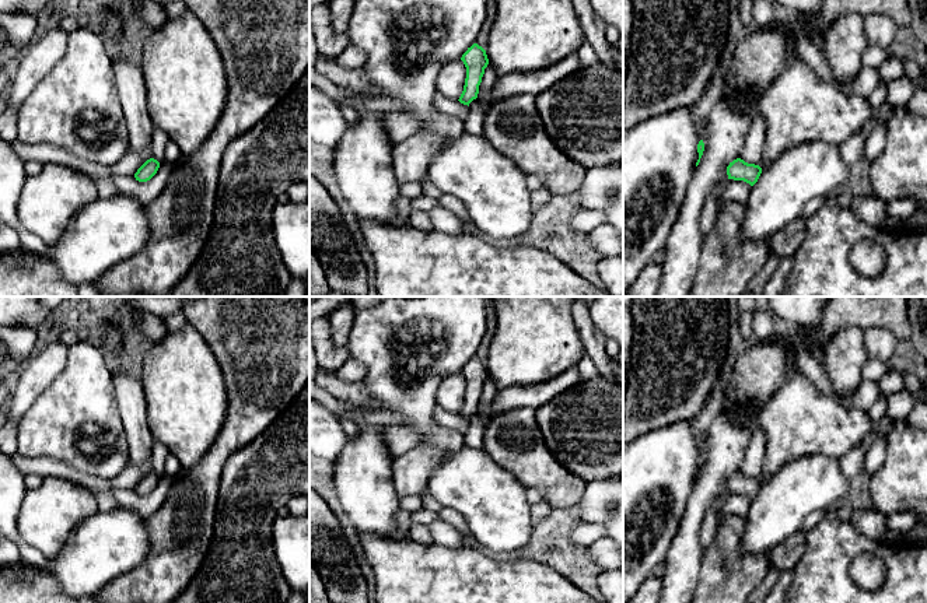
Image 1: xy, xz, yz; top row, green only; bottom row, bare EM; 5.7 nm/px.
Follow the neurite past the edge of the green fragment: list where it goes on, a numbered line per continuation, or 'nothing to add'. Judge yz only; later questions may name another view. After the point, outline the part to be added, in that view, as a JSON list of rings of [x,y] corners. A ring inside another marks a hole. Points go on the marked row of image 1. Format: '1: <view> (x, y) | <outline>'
nothing to add

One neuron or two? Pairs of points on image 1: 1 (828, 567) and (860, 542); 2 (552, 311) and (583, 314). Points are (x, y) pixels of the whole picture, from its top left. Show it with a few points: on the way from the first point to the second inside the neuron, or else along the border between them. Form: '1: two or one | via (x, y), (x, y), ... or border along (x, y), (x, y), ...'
1: one | via (836, 558), (852, 543)
2: two | border along (572, 311), (574, 326), (583, 343)

